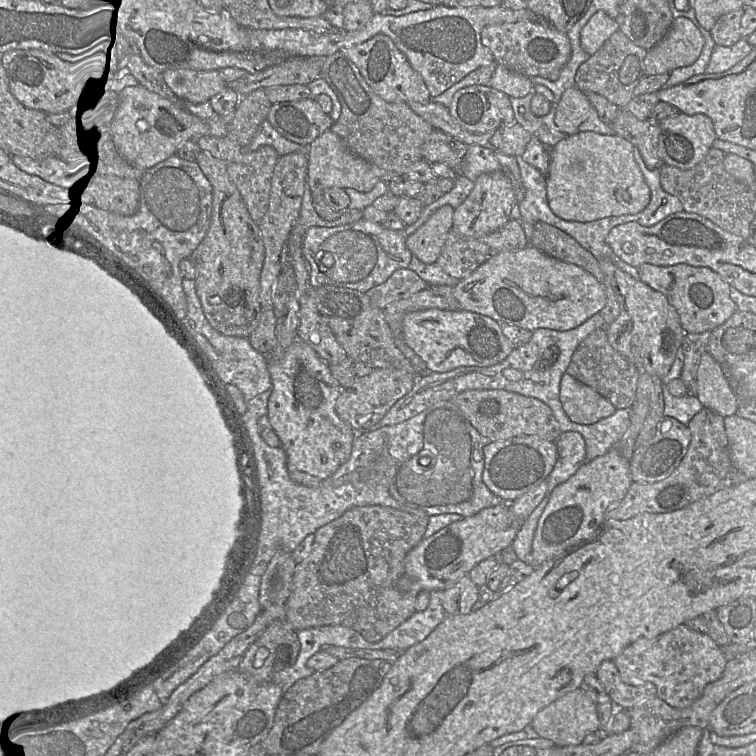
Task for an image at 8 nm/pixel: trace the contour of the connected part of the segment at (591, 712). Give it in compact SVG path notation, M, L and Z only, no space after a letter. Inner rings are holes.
M580 687L540 710L532 720L531 726L540 737L551 740L555 744L554 746L583 744L586 735L601 732L597 703Z

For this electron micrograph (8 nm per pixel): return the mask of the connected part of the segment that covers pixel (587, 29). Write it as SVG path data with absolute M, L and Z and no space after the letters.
M598 11L581 30L581 47L586 53L592 55L618 30L618 24L614 19L609 17L604 11Z

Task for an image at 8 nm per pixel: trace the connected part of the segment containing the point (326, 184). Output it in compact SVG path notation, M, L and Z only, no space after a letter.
M331 130L317 137L307 148L308 155L307 187L313 199L329 188L354 189L369 192L380 181L380 170L367 160L352 153L341 138Z

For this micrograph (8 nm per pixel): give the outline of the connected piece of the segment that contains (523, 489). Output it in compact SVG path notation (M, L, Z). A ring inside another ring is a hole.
M516 436L507 440L491 441L483 448L482 480L502 502L512 502L547 480L558 459L556 444L538 436Z

